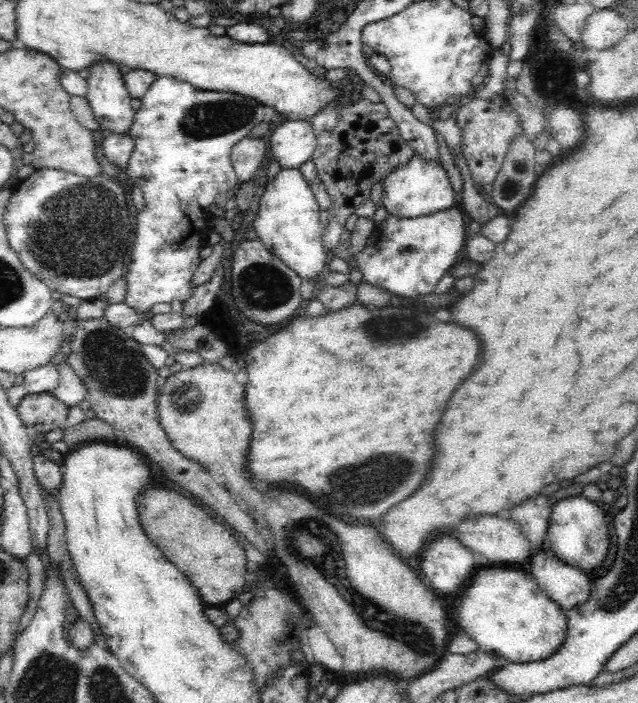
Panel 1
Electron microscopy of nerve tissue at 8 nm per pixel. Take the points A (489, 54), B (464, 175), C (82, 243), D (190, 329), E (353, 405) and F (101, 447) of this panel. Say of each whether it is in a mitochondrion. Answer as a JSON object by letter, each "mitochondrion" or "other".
{"A":"other","B":"other","C":"mitochondrion","D":"other","E":"other","F":"other"}

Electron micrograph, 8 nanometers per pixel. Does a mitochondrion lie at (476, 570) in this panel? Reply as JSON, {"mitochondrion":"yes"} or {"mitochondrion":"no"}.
{"mitochondrion":"no"}

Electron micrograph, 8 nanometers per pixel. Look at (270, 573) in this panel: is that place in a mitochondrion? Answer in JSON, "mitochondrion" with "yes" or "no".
{"mitochondrion":"no"}

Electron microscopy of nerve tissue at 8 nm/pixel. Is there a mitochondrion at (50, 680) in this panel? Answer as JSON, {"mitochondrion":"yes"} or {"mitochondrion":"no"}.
{"mitochondrion":"yes"}

